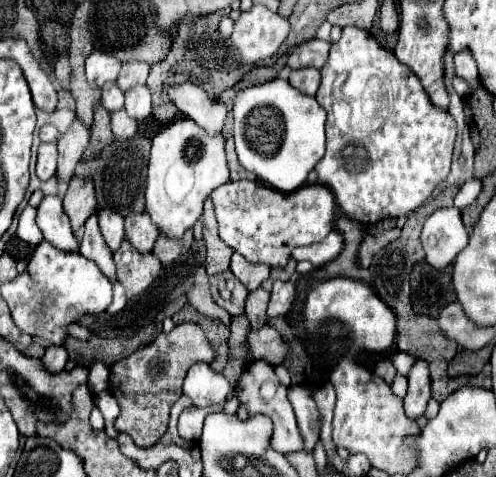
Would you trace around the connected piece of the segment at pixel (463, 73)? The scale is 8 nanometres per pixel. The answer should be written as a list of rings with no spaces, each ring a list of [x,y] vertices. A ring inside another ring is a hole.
[[[464,49],[464,51],[460,51],[460,53],[454,55],[454,65],[456,65],[456,75],[458,77],[464,77],[472,85],[472,89],[478,89],[480,87],[476,61],[472,59],[472,53],[468,49]]]

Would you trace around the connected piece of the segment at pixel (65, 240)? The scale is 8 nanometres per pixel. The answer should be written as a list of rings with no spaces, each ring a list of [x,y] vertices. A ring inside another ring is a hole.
[[[46,195],[38,205],[36,223],[48,243],[62,251],[78,251],[78,239],[70,229],[70,221],[62,211],[62,199]]]

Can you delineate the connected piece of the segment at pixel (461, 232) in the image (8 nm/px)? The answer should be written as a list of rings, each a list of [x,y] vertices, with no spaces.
[[[456,207],[434,211],[426,219],[420,239],[426,251],[426,261],[436,269],[444,269],[468,243],[460,211]]]

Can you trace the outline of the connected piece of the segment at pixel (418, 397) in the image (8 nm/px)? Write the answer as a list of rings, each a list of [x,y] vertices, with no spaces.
[[[416,359],[408,373],[408,393],[404,397],[404,409],[408,417],[420,417],[426,411],[430,399],[430,365],[424,359]]]

